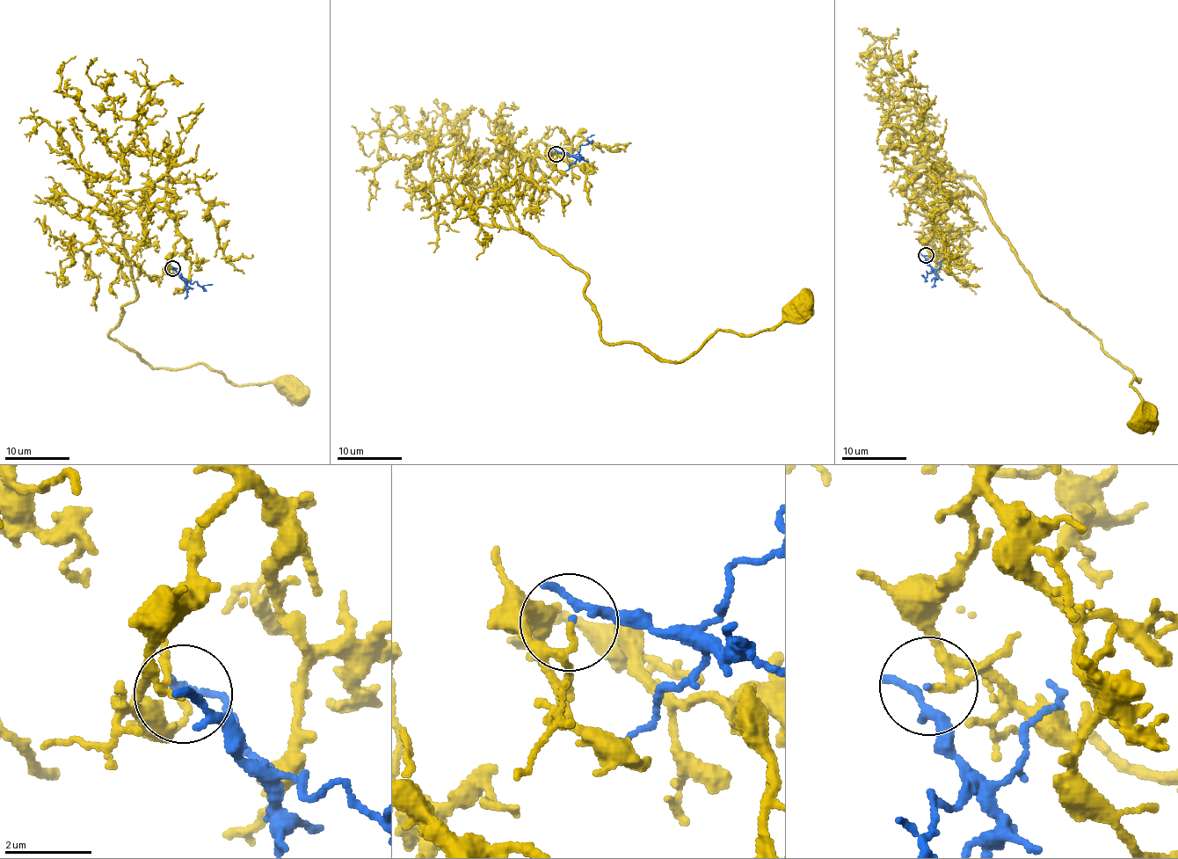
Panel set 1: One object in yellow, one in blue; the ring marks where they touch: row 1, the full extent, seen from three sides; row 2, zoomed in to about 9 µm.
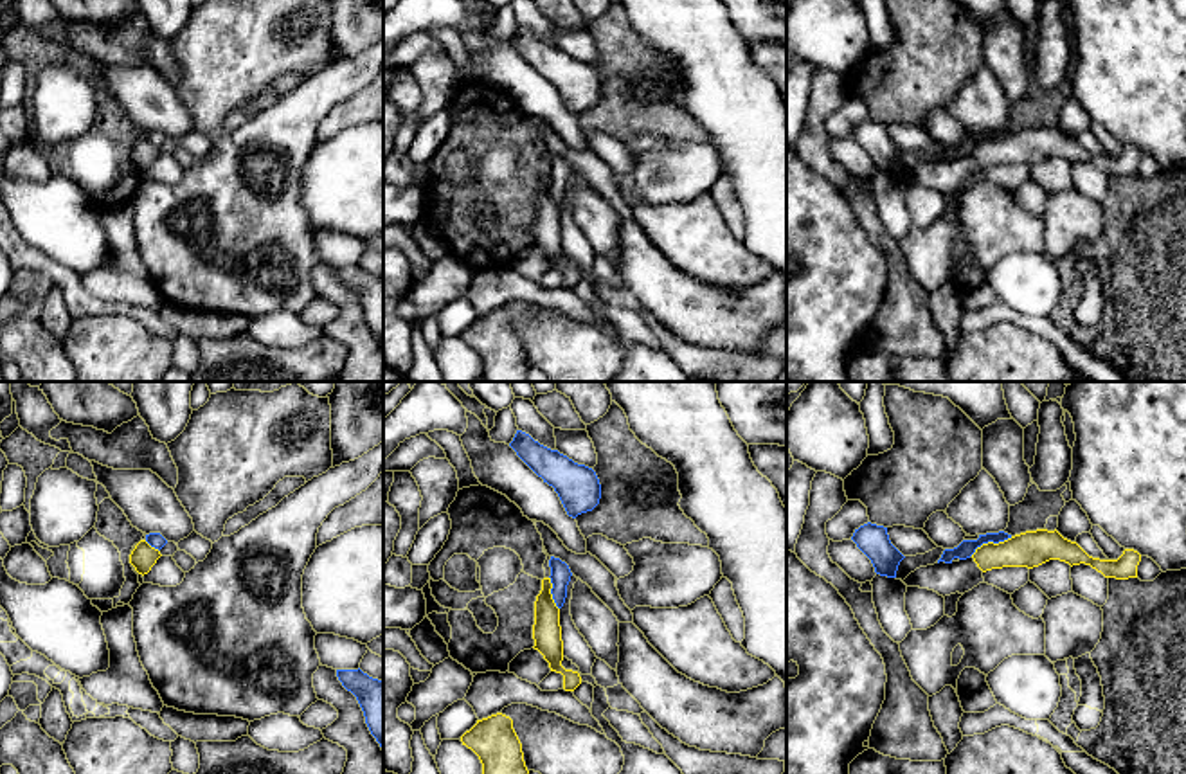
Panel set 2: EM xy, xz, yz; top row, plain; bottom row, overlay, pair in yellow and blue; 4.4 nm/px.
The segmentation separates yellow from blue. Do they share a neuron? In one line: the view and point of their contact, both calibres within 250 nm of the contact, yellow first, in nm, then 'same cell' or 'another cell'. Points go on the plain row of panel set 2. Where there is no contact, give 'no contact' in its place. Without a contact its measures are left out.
yz (990, 139) | 160/80 nm | another cell

